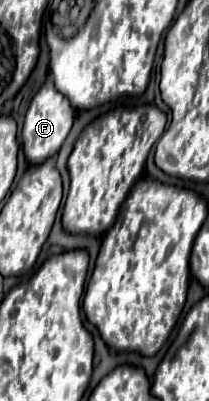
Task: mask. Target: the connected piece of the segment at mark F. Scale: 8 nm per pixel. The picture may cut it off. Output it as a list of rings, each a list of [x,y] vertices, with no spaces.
[[[48,77],[46,83],[40,87],[40,91],[34,95],[26,117],[24,117],[24,127],[22,127],[22,145],[24,145],[24,155],[30,159],[32,165],[38,165],[46,161],[48,157],[56,155],[62,141],[66,139],[72,121],[74,121],[76,109],[70,105],[70,101],[52,85],[52,79]]]

